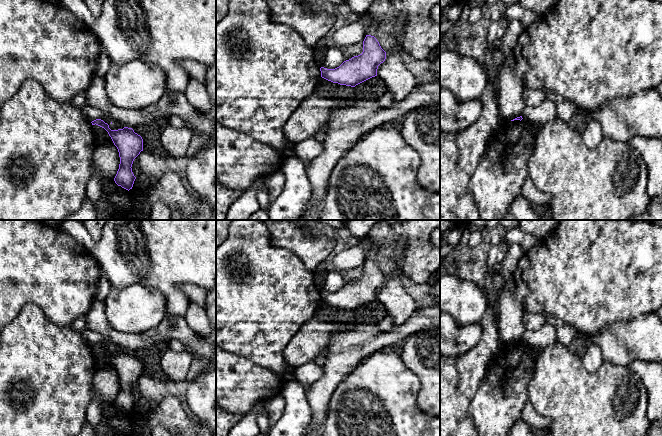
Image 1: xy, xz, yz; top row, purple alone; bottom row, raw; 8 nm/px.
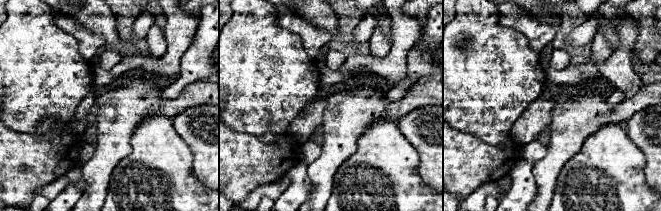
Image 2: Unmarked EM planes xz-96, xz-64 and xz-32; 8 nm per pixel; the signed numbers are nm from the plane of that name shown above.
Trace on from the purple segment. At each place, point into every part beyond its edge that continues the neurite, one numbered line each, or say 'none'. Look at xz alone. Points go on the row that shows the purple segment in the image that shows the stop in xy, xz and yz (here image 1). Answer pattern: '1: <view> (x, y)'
none

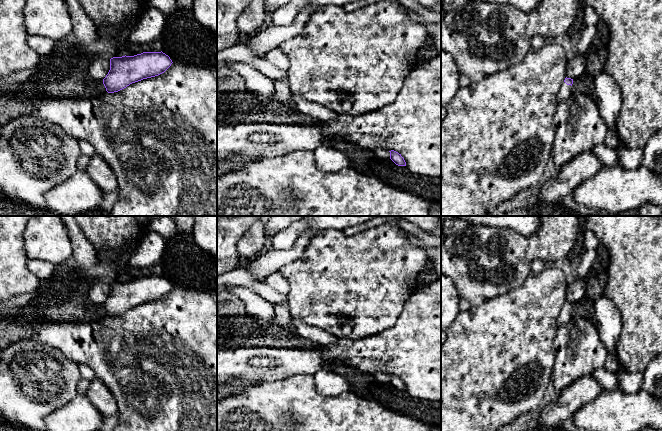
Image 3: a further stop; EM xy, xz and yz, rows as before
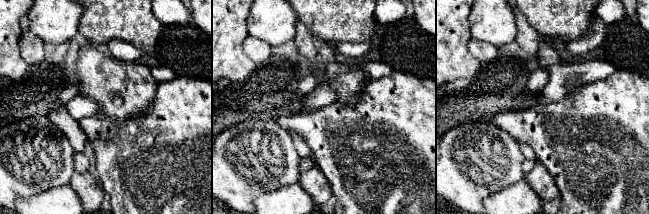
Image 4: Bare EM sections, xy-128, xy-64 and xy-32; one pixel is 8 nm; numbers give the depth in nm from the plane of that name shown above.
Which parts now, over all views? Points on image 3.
1: yz (565, 91)

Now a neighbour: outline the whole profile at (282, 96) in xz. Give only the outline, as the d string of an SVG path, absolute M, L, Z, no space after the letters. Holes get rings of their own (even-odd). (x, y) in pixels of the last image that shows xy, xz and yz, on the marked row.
M284 80L276 81L274 82L274 87L275 95L273 98L276 99L278 102L286 104L289 98L292 96L290 87L287 82Z

